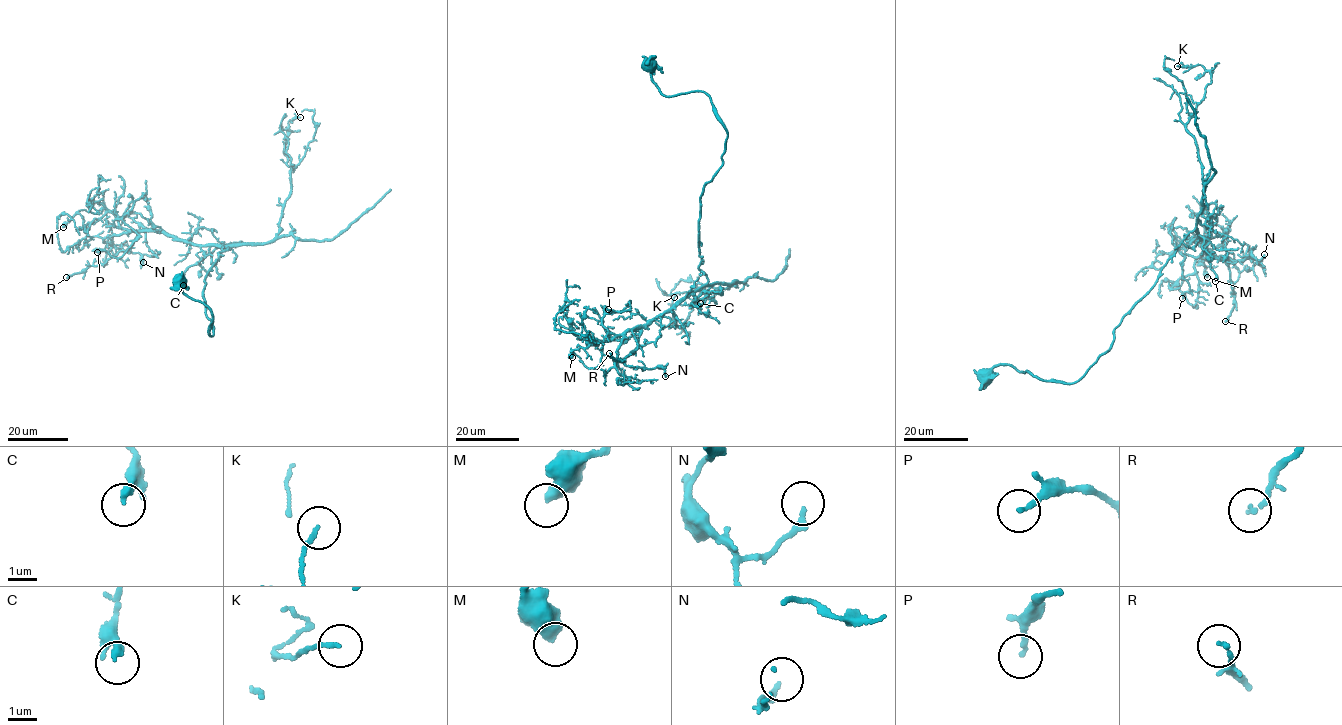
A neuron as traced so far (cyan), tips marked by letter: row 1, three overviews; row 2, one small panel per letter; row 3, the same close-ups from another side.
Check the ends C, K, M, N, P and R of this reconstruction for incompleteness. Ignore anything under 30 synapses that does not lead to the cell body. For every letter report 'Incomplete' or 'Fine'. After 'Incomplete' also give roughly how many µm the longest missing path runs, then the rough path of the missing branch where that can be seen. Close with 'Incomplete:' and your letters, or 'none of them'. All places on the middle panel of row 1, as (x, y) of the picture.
C: Fine
K: Fine
M: Fine
N: Fine
P: Fine
R: Fine
Incomplete: none of them

